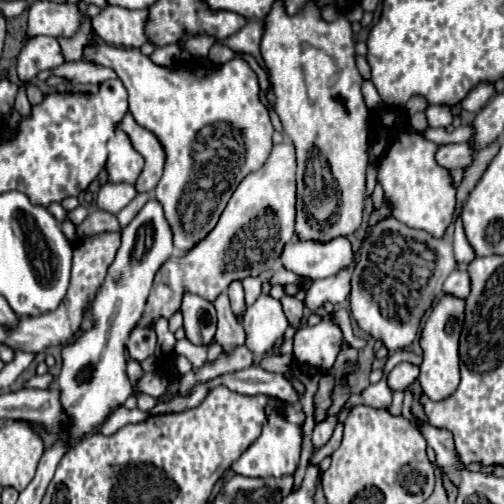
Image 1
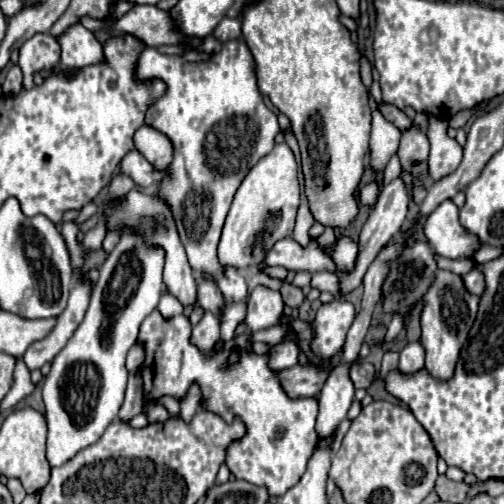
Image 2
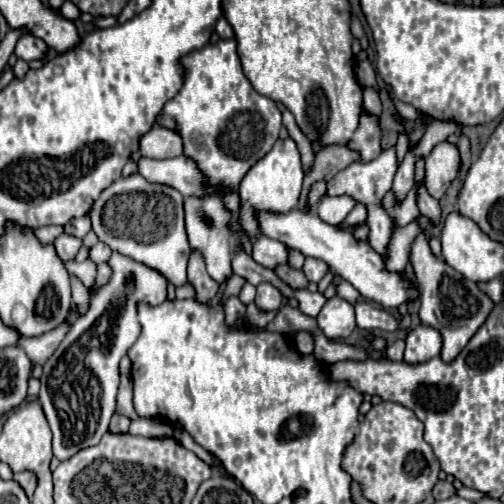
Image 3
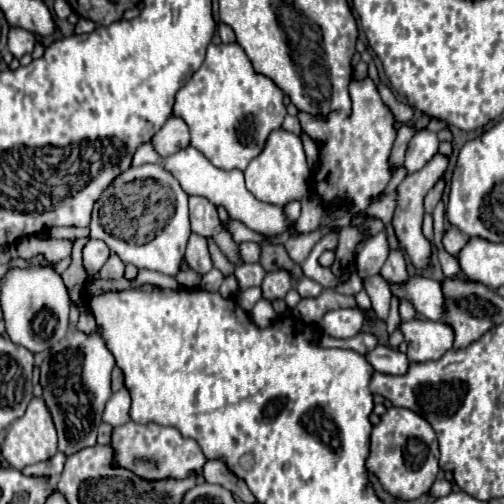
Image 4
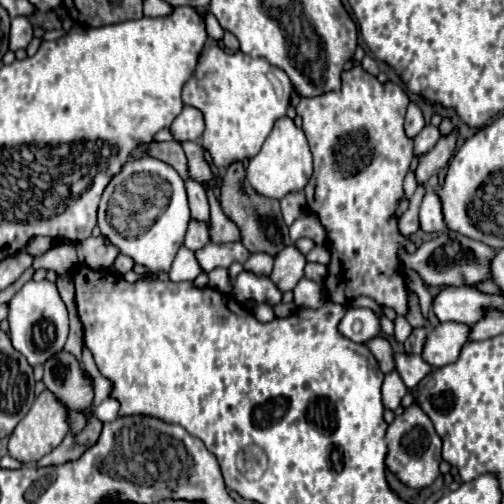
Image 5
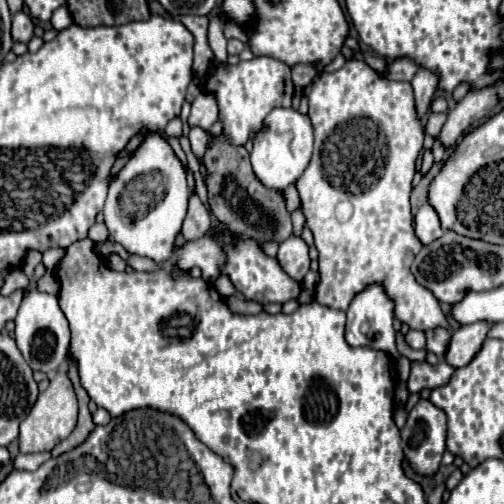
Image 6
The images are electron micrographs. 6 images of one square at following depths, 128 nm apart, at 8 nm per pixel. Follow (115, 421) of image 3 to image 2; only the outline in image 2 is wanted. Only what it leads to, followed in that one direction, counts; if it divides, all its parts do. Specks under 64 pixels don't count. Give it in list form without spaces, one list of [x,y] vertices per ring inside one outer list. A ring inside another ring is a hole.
[[[130,372],[130,380],[128,380],[128,388],[126,388],[126,398],[124,404],[120,408],[118,418],[128,422],[132,416],[142,412],[142,404],[144,404],[144,386],[142,386],[142,376],[140,372]]]

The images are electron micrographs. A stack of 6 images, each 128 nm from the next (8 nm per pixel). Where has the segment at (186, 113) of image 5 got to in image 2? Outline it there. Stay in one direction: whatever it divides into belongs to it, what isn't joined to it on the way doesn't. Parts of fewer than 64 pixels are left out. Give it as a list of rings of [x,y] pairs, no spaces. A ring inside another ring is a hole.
[[[140,126],[134,132],[134,148],[160,172],[168,168],[174,156],[172,142],[162,132],[150,126]]]

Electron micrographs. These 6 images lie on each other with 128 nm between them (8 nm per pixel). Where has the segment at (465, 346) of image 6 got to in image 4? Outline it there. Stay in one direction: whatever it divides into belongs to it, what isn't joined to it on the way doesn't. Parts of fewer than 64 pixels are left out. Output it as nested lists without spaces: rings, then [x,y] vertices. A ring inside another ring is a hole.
[[[414,318],[408,322],[400,322],[400,332],[408,344],[406,356],[410,362],[428,362],[438,360],[446,350],[452,348],[454,332],[444,322],[432,322]]]

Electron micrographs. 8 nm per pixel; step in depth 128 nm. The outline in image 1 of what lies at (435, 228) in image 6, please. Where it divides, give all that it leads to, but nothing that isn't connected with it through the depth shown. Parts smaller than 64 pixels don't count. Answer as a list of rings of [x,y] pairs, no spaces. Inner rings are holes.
[[[438,104],[438,106],[430,106],[426,110],[426,116],[428,116],[428,122],[432,128],[438,128],[438,126],[448,126],[452,122],[452,114],[450,114],[450,108],[444,106],[444,104]],[[470,142],[462,144],[444,144],[436,152],[436,162],[448,170],[466,168],[474,158],[474,148]]]

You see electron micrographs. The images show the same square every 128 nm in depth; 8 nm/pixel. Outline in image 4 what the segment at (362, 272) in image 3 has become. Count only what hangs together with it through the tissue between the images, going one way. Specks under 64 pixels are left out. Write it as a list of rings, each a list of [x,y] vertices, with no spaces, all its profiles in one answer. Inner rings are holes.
[[[188,146],[188,148],[182,148],[180,152],[164,158],[160,162],[164,166],[164,170],[168,170],[182,186],[182,190],[188,194],[188,196],[204,196],[208,198],[212,204],[216,206],[224,206],[226,212],[230,214],[232,220],[240,220],[244,222],[250,230],[256,230],[256,232],[262,232],[262,234],[282,234],[282,232],[290,232],[292,236],[296,236],[296,226],[294,222],[288,220],[284,208],[280,206],[274,206],[274,204],[266,204],[266,202],[260,202],[256,200],[244,186],[244,174],[240,170],[220,170],[216,166],[212,166],[202,152],[198,152],[196,148]],[[410,276],[406,282],[388,286],[392,296],[396,296],[400,302],[408,300],[416,308],[416,312],[420,312],[428,320],[442,320],[444,296],[440,290],[440,282],[424,276]]]

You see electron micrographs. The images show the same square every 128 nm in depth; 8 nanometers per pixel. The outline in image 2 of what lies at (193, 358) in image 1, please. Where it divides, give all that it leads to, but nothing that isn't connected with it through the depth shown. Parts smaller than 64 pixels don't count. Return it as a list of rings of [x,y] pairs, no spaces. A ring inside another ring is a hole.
[[[206,312],[204,318],[200,320],[198,326],[192,328],[190,342],[202,352],[210,352],[218,342],[220,342],[220,318],[214,316],[212,312]]]

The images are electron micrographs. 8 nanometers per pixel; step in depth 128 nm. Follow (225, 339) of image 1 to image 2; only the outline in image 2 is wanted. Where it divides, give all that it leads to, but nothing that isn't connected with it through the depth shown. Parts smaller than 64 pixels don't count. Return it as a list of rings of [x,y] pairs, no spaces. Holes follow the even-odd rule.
[[[198,276],[198,306],[212,314],[222,314],[220,302],[224,302],[222,292],[216,288],[216,282],[206,280],[204,276]]]

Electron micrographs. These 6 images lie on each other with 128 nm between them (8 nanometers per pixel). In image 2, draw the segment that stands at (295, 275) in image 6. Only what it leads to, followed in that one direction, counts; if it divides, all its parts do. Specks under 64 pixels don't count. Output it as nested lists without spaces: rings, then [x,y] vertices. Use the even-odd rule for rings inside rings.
[[[256,286],[252,290],[248,300],[248,312],[246,312],[246,326],[252,332],[282,324],[280,320],[282,314],[284,314],[284,302],[280,292],[264,286]]]

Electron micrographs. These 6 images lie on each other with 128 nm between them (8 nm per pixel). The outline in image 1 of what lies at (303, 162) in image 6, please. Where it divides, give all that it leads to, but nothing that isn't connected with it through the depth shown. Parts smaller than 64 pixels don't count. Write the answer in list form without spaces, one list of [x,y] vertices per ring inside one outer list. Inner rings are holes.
[[[288,140],[282,144],[274,144],[264,166],[248,174],[238,184],[214,230],[196,246],[192,246],[188,252],[170,256],[160,266],[160,270],[154,276],[152,290],[138,324],[154,328],[158,318],[172,318],[172,314],[180,310],[182,296],[186,292],[198,294],[208,302],[212,302],[222,292],[228,290],[230,282],[272,270],[280,262],[282,248],[294,238],[294,218],[296,218],[294,174],[296,174],[294,144]]]

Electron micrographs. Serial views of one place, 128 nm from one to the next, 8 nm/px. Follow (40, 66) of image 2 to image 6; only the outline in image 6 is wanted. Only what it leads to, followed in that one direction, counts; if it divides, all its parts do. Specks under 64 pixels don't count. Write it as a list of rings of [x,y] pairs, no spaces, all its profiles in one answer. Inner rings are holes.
[[[16,12],[12,16],[12,38],[14,38],[14,42],[28,44],[32,36],[34,36],[32,18],[28,14],[24,14],[24,12]]]

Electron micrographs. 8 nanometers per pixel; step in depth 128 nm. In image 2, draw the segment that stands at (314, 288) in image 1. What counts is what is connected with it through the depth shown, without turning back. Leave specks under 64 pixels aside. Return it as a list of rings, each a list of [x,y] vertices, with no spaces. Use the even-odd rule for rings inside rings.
[[[400,178],[392,180],[388,186],[382,188],[366,224],[362,226],[362,232],[360,232],[360,238],[358,238],[358,258],[356,258],[356,264],[350,272],[338,272],[338,292],[340,296],[346,296],[350,294],[352,290],[356,290],[360,284],[362,284],[362,278],[368,270],[368,266],[372,264],[372,260],[378,256],[378,252],[388,244],[388,240],[392,240],[398,232],[400,232],[400,226],[406,218],[406,212],[408,212],[408,202],[410,202],[410,194],[408,190],[404,188],[404,182]]]

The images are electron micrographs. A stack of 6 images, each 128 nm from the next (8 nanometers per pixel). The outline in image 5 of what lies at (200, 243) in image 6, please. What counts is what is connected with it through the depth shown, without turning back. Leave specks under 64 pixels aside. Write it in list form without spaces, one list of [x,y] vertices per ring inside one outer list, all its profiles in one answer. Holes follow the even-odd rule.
[[[208,242],[200,252],[196,252],[196,258],[202,270],[210,272],[214,268],[228,268],[232,262],[244,264],[250,258],[250,252],[244,248],[242,242],[228,242],[228,244]]]

